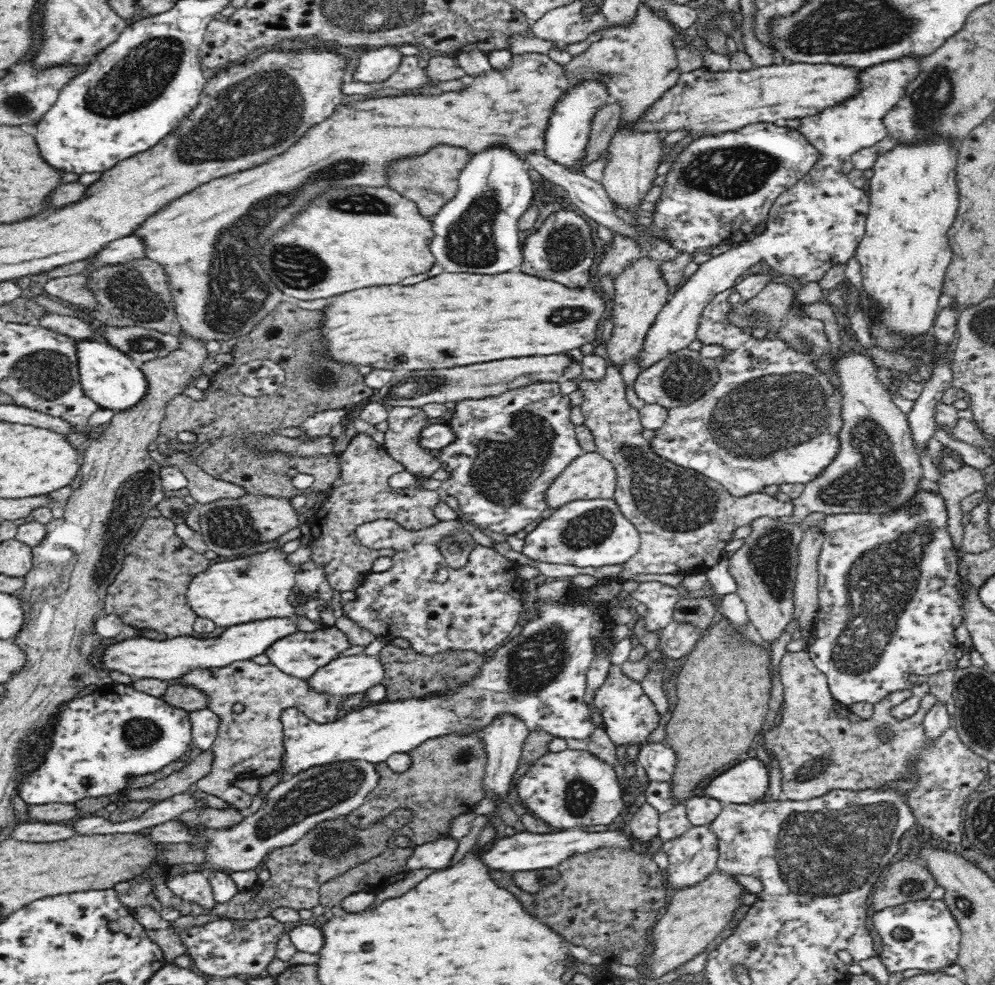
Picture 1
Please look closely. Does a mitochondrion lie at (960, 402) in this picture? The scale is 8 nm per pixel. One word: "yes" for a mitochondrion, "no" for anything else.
no

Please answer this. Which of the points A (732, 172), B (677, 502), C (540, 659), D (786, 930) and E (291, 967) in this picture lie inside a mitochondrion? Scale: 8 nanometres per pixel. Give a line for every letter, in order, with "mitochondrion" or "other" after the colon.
A: mitochondrion
B: mitochondrion
C: mitochondrion
D: other
E: other

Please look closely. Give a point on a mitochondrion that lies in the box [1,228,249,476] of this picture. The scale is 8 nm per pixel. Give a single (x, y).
(47, 374)

